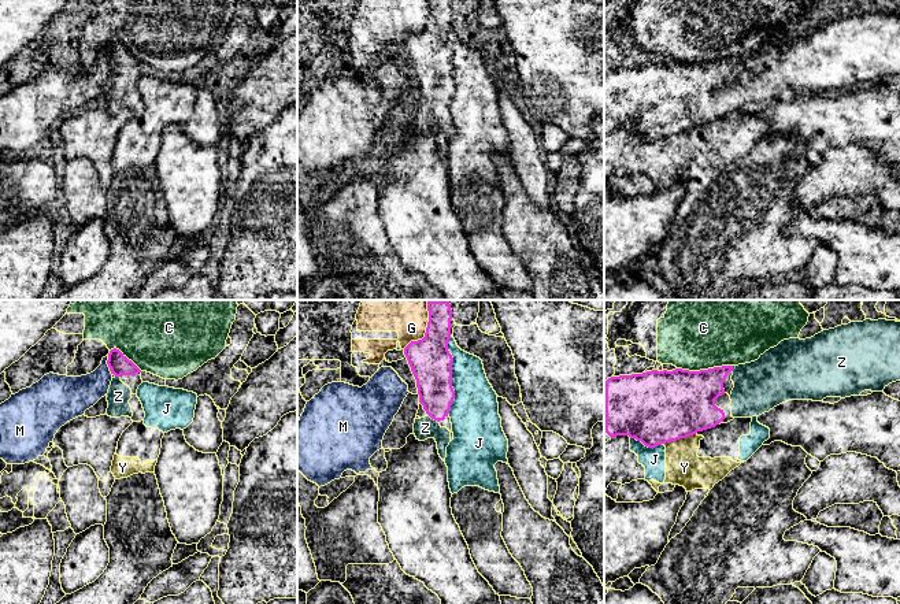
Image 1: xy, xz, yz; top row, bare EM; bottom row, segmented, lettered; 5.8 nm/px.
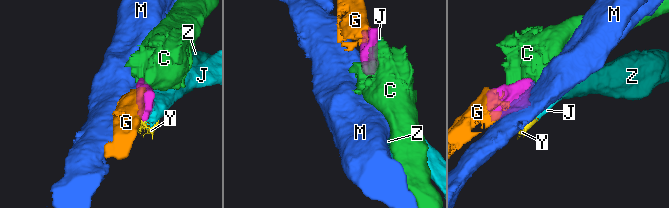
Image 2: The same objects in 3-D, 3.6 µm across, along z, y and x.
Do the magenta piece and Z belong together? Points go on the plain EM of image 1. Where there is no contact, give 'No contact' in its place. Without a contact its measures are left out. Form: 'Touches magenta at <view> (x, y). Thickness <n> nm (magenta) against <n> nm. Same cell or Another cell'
Touches magenta at xz (433, 111). Thickness 220 nm (magenta) against 130 nm. Same cell

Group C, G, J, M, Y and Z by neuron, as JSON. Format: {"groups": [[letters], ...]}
{"groups": [["C", "G"], ["J", "Y"], ["M"], ["Z"]]}

